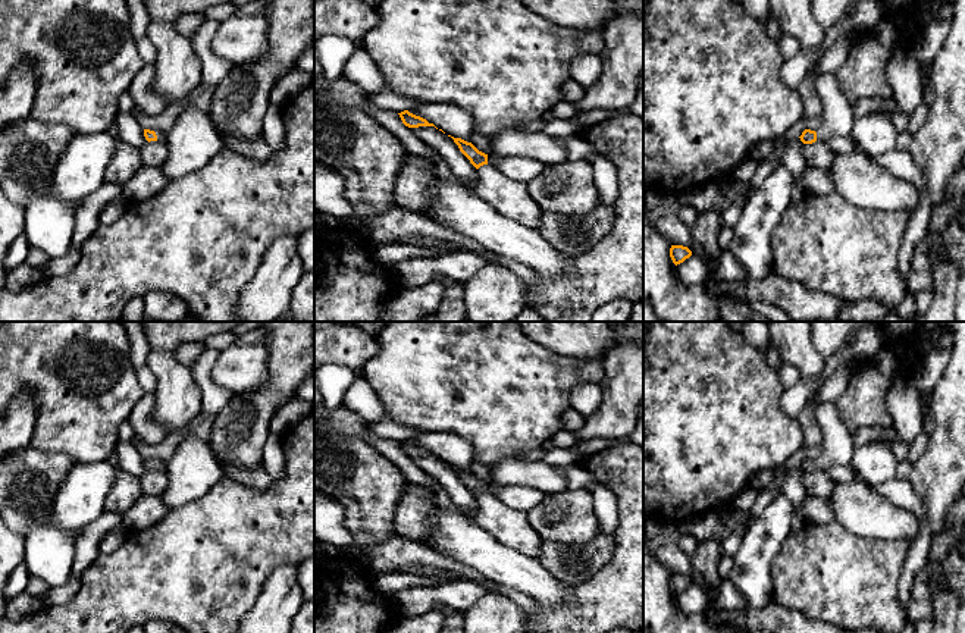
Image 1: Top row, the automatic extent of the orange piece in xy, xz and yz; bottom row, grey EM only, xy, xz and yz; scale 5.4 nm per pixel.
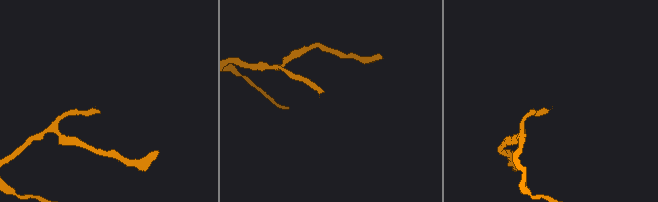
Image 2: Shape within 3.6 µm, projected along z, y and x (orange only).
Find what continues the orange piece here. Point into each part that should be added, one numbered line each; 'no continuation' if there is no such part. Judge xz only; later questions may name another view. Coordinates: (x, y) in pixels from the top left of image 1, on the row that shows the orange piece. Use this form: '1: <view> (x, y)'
no continuation

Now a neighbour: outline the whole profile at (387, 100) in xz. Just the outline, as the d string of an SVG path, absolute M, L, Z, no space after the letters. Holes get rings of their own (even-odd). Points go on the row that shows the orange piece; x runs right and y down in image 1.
M391 90L369 94L367 97L379 109L386 110L386 112L397 112L397 113L401 113L404 110L408 110L408 109L413 109L413 107L423 104L423 101L416 101L416 100L411 100L411 98L402 98Z

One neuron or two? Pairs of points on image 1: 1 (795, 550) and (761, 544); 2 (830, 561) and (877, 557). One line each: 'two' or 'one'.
1: two
2: one

